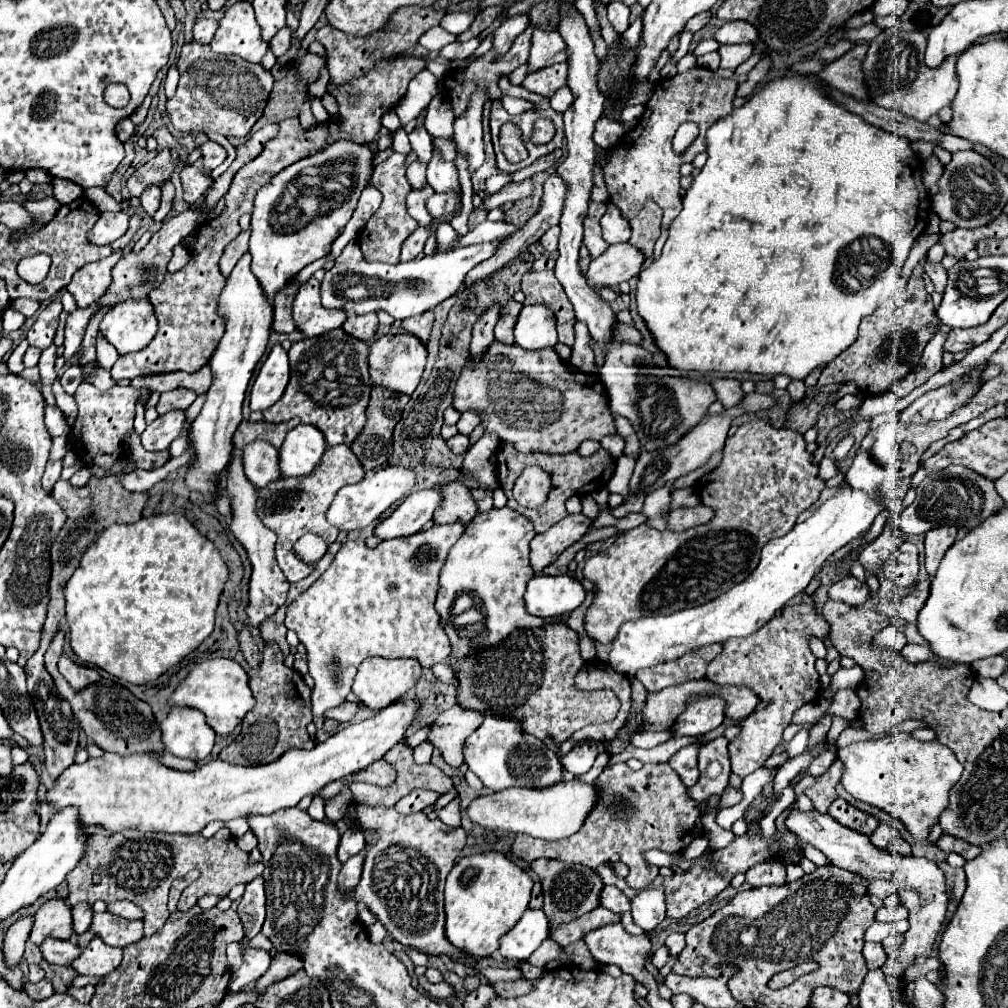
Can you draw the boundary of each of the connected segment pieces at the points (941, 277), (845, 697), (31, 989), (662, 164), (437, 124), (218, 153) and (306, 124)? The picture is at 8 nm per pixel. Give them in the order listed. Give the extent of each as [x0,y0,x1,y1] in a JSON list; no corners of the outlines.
[[924,260,946,292],[824,688,858,720],[24,978,54,1000],[604,66,738,228],[426,92,454,140],[200,142,228,170],[299,98,316,130]]

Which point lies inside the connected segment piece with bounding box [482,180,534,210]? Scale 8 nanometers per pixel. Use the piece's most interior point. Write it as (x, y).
(511, 192)

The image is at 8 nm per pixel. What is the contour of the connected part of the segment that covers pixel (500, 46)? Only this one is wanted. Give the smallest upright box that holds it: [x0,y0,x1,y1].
[492,14,528,56]

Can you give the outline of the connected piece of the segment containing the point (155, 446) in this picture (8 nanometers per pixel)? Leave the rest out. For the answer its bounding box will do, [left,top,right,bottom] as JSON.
[142,412,184,450]

